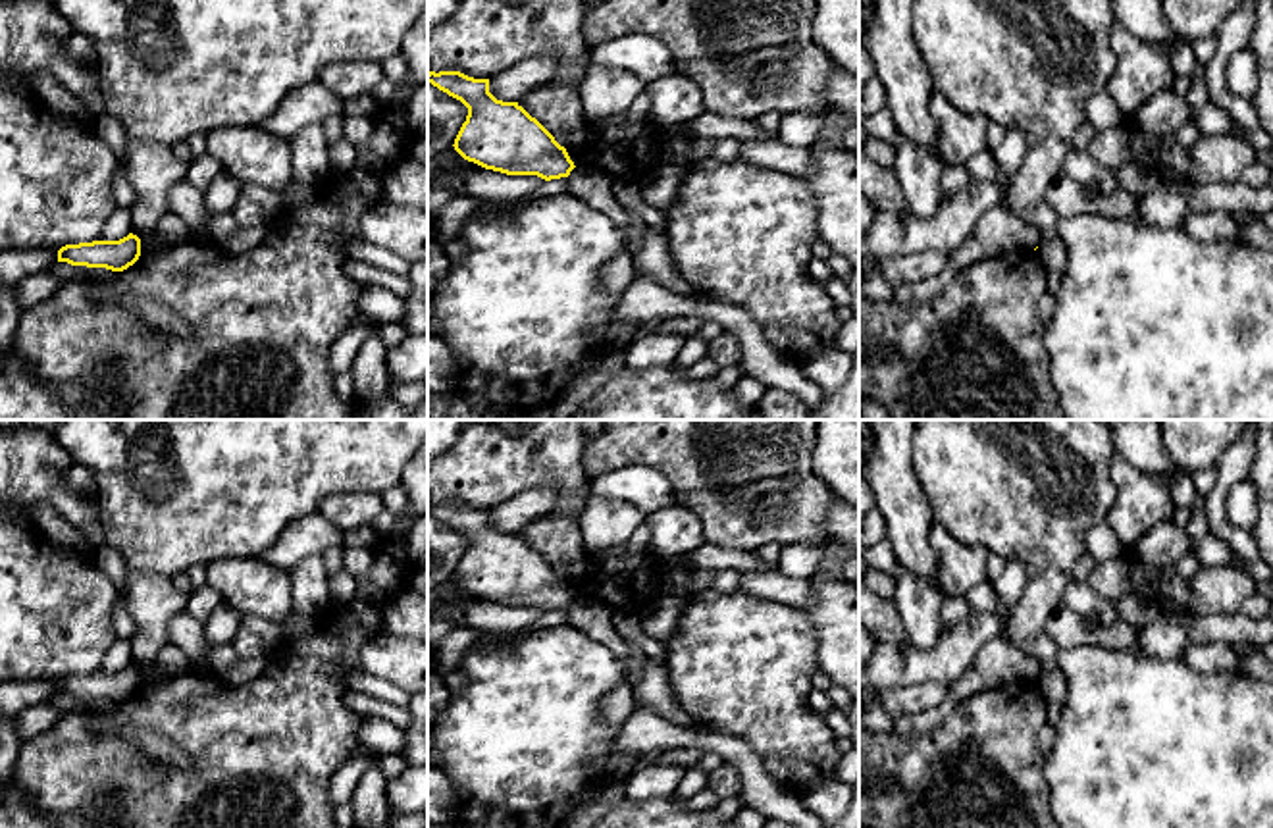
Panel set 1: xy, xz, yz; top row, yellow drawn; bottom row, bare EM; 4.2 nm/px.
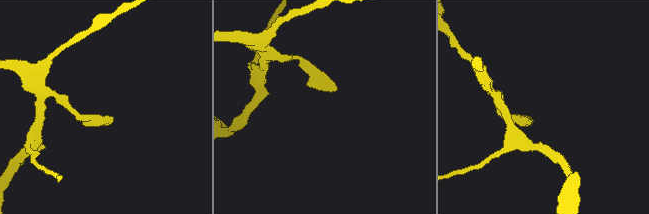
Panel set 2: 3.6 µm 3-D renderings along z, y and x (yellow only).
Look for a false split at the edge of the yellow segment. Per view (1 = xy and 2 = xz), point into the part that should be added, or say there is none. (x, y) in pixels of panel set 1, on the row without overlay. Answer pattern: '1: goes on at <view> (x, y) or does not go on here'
1: does not go on here
2: does not go on here

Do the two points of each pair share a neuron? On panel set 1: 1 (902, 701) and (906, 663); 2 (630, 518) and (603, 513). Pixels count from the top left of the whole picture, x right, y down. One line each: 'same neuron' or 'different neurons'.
1: different neurons
2: same neuron

